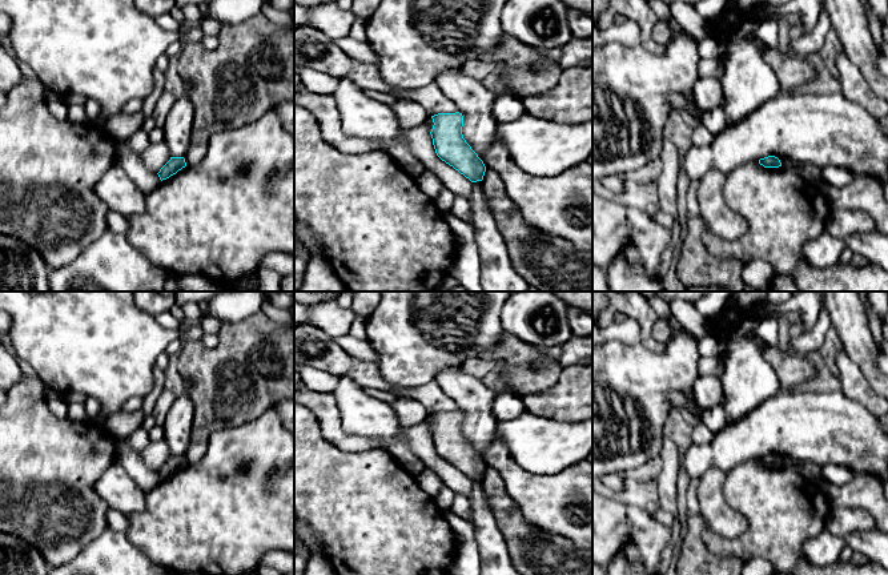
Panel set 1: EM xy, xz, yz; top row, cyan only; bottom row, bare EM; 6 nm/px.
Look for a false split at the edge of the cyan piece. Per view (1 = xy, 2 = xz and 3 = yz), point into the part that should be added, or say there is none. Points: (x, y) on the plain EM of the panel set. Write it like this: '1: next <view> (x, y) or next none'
1: next none
2: next none
3: next none

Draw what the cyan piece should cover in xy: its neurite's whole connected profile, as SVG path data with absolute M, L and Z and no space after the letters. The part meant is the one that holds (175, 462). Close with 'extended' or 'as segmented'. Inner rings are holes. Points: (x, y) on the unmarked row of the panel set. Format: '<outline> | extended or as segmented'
M170 455L170 458L157 471L160 478L166 478L186 465L184 455Z | as segmented

